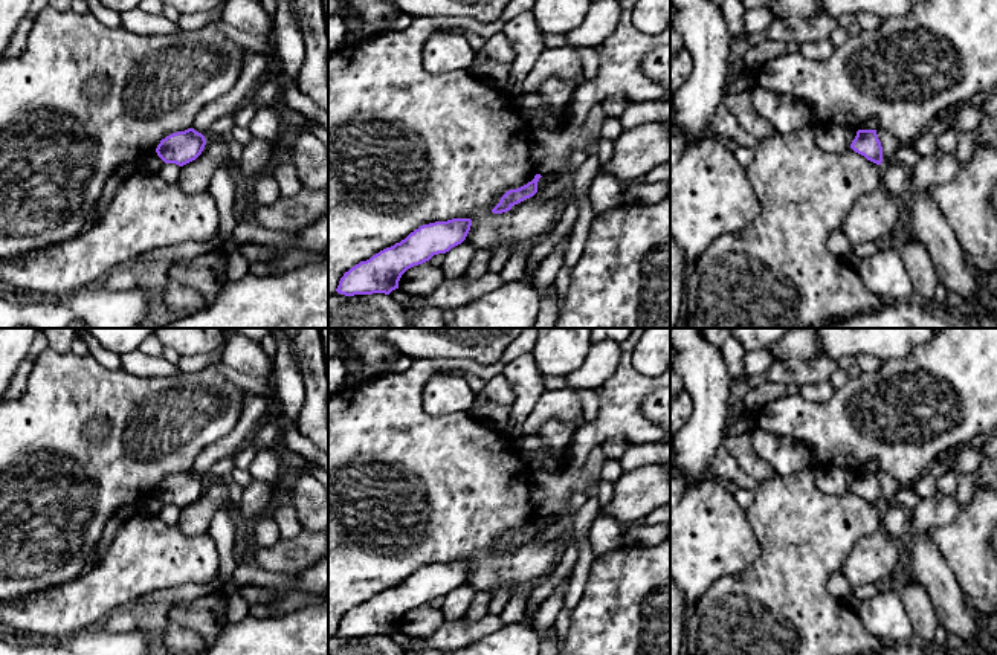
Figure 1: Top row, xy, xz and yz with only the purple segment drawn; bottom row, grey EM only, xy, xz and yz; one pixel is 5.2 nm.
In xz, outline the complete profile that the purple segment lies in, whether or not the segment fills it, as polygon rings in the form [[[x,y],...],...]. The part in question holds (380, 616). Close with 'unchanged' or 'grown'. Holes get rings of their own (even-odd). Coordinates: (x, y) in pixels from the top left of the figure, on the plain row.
[[[452,560],[423,566],[400,585],[380,592],[345,614],[336,634],[345,638],[389,637],[398,631],[398,623],[408,611],[461,586],[470,568],[470,560]]]; unchanged

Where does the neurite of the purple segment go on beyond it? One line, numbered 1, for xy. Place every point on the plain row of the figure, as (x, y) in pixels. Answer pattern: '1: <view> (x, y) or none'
1: none

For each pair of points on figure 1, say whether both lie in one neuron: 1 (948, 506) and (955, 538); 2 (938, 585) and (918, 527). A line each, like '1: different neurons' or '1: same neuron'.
1: different neurons
2: same neuron

